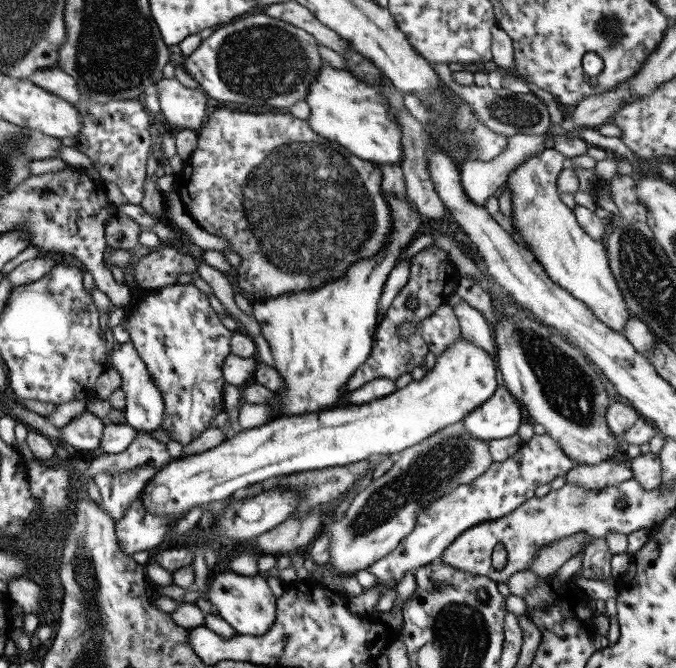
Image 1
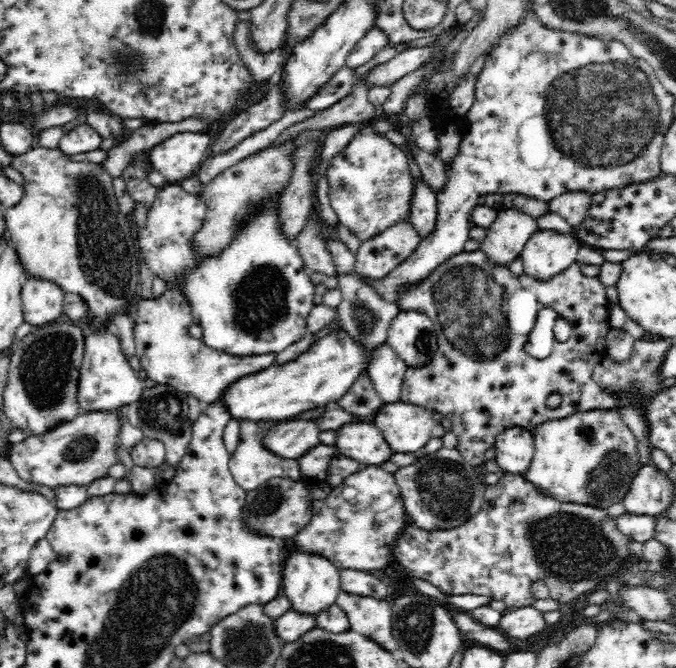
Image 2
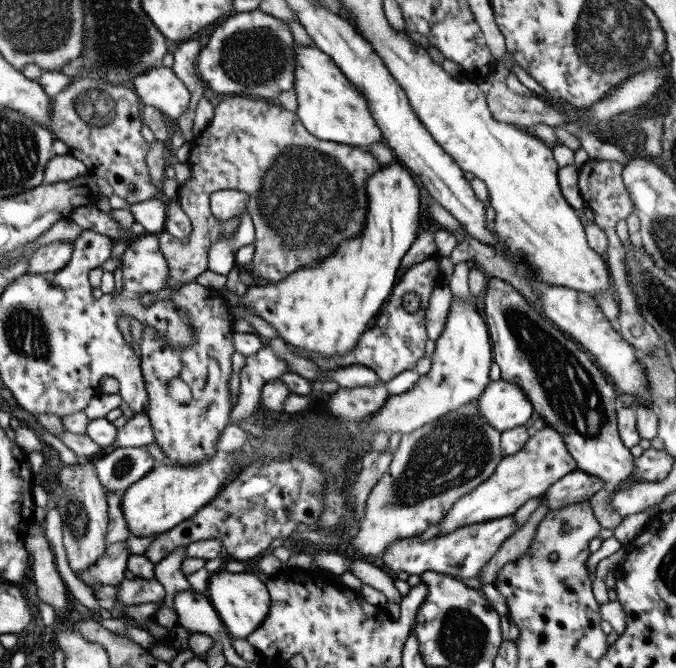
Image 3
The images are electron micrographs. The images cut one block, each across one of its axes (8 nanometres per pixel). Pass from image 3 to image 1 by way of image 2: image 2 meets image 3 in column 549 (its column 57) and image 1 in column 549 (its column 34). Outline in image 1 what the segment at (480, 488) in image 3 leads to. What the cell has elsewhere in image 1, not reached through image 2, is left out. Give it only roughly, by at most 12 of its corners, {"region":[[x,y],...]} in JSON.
{"region":[[545,432],[432,500],[367,568],[394,589],[479,523],[510,515],[575,462]]}

